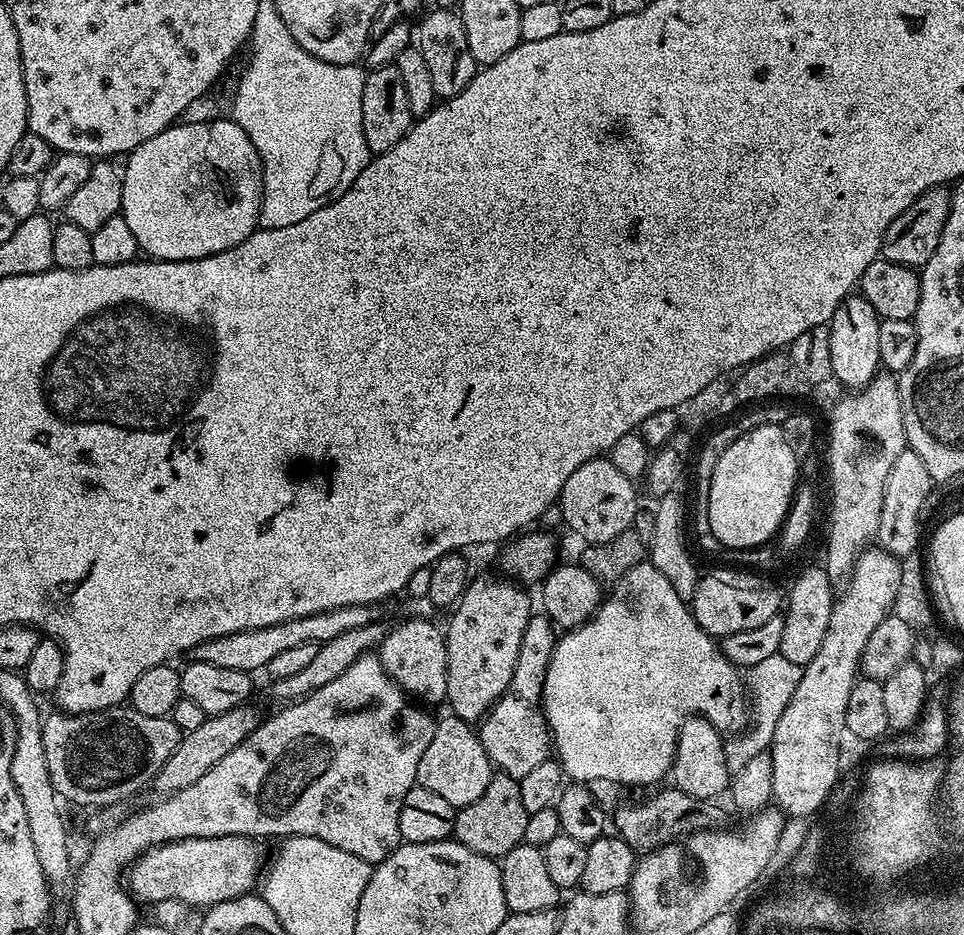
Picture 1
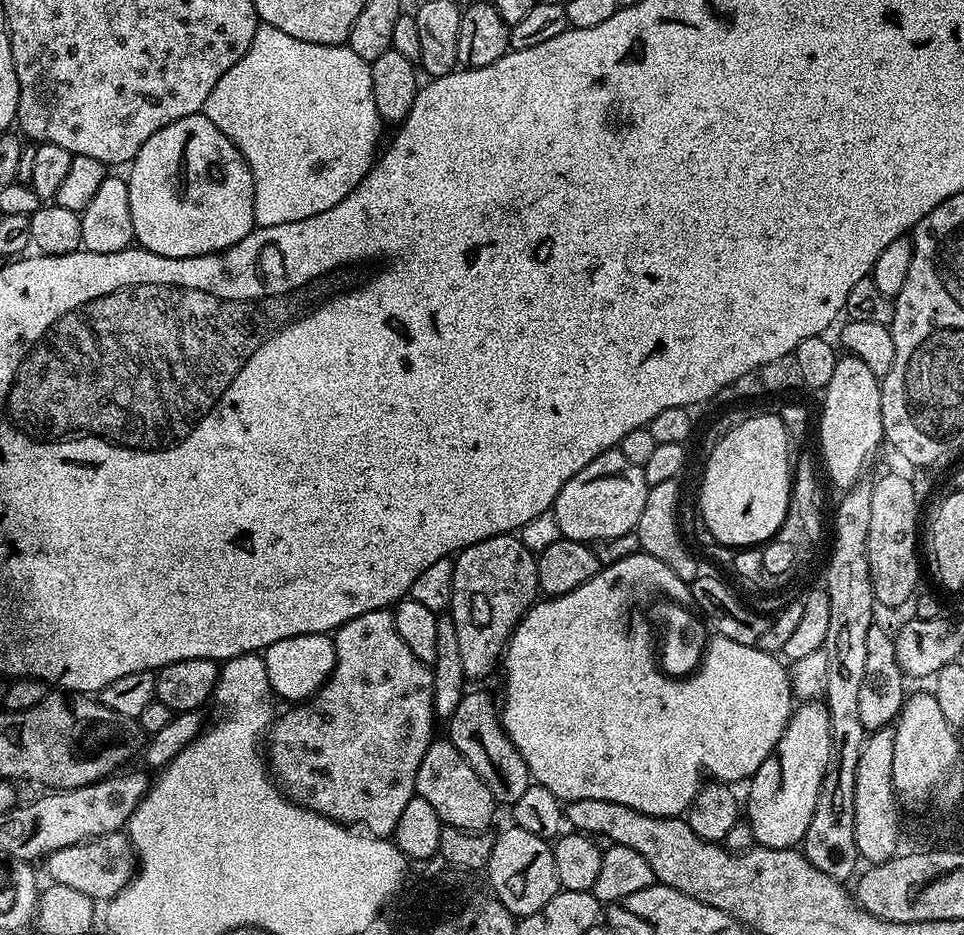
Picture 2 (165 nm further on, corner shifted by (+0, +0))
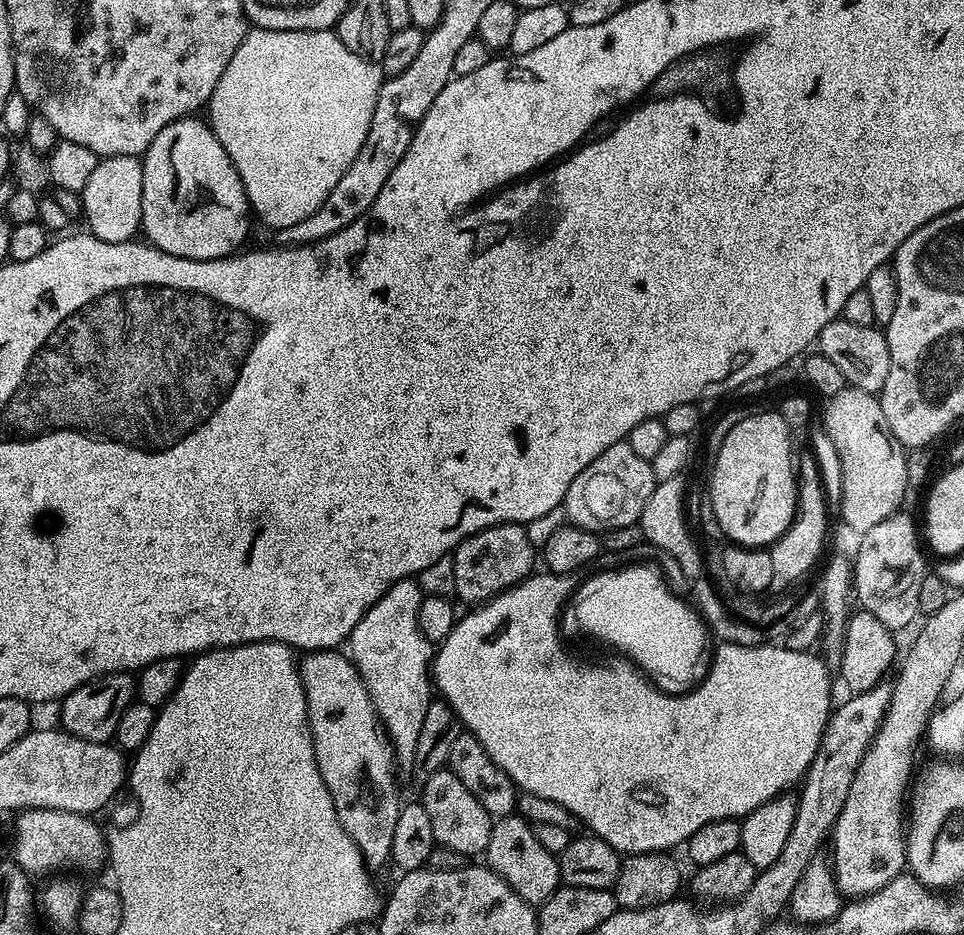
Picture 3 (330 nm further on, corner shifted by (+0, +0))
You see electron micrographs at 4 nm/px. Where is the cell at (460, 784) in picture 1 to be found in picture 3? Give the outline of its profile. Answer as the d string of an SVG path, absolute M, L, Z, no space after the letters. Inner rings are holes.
M441 770L427 777L423 784L424 793L418 796L418 800L424 805L430 826L434 826L437 845L454 850L466 858L476 858L479 852L480 855L487 853L494 818L486 810L486 806L482 806L482 802L478 802L478 798L474 798L474 794L466 790L466 786L462 786L462 778L458 778L450 770Z

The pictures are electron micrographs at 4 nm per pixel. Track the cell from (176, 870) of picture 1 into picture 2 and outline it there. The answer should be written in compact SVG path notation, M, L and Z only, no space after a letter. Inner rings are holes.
M123 831L52 852L46 858L47 864L51 883L70 886L70 890L78 890L97 902L113 900L131 882L138 867L136 852Z

